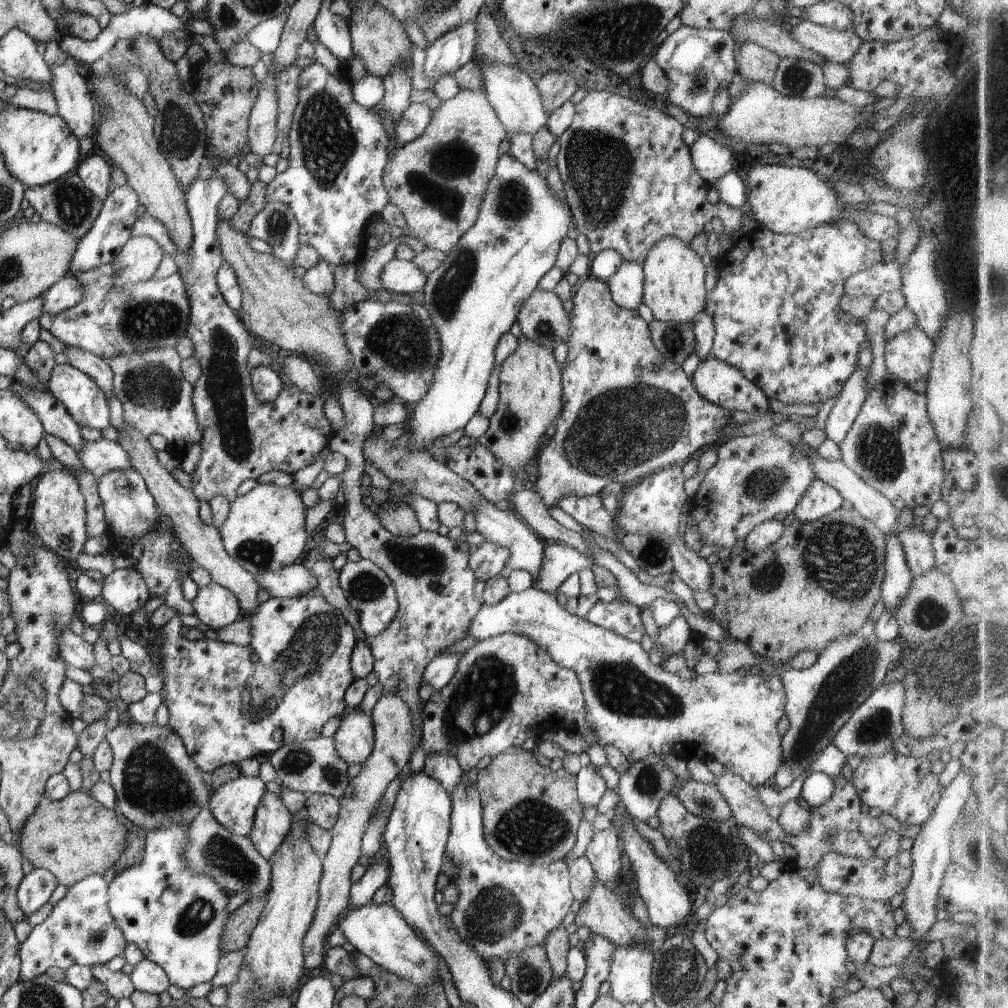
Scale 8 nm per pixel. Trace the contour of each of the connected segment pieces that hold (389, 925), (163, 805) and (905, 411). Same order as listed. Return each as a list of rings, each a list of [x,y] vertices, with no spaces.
[[[372,901],[360,908],[349,907],[336,922],[334,929],[337,928],[342,930],[346,942],[352,944],[356,951],[368,956],[378,969],[398,974],[400,978],[406,978],[416,986],[426,986],[441,978],[435,954],[416,936],[416,932],[391,903],[376,904]]]
[[[118,724],[106,737],[113,753],[110,784],[118,796],[115,812],[144,830],[166,828],[168,824],[189,826],[210,800],[202,771],[186,752],[182,740],[168,725]]]
[[[888,377],[876,384],[862,403],[860,412],[839,445],[841,461],[873,489],[881,492],[899,510],[914,506],[931,506],[941,498],[945,482],[943,446],[927,413],[926,393],[912,390],[908,384]]]

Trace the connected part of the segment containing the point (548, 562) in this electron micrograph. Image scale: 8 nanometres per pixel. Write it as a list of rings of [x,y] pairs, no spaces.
[[[549,542],[544,552],[544,564],[534,580],[534,586],[546,593],[554,593],[568,576],[590,569],[595,563],[590,556],[563,543]]]

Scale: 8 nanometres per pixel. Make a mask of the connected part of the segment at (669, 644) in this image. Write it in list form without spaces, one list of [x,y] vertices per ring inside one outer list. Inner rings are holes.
[[[679,615],[668,626],[659,628],[659,634],[653,640],[654,648],[649,653],[652,664],[662,665],[664,654],[669,656],[683,654],[685,646],[689,642],[692,630],[688,622]]]

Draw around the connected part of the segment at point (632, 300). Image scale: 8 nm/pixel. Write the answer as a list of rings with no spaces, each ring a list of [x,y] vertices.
[[[626,262],[616,270],[612,278],[608,278],[612,300],[619,308],[637,310],[642,304],[644,292],[644,270],[638,262]]]

